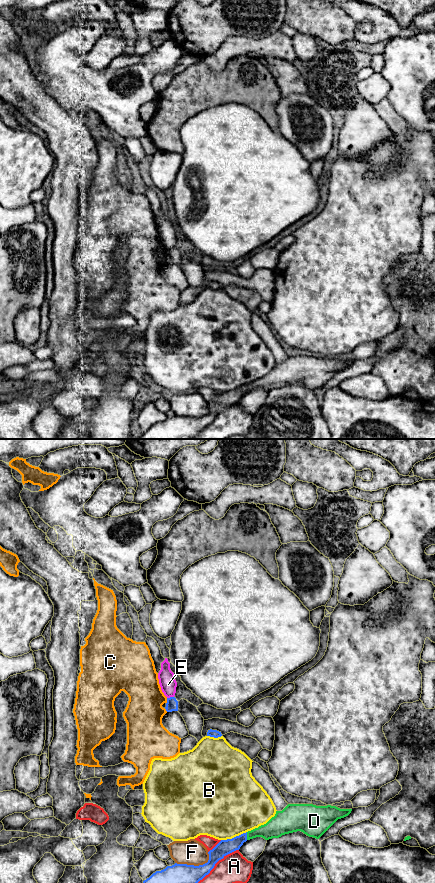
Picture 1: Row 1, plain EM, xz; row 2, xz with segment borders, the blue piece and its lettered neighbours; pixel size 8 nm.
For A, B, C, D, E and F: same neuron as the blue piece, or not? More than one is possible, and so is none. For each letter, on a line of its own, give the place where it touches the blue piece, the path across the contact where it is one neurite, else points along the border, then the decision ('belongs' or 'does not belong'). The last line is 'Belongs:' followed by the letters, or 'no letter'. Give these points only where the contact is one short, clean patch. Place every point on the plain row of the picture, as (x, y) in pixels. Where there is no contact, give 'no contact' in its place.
A: meets blue in xz at (214, 417); does not belong
B: meets blue in xz at (234, 389); does not belong
C: meets blue in xz at (167, 253); does not belong
D: meets blue in xz at (246, 388); does not belong
E: meets blue in xz at (170, 249); border along xz (173, 248), (167, 250); does not belong
F: meets blue in xz at (193, 417); does not belong
Belongs: no letter

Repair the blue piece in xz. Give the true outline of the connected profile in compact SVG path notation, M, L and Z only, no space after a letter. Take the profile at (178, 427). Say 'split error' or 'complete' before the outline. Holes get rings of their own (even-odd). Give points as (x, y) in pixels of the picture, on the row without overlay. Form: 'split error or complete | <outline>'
complete | M247 384L232 391L221 392L208 404L209 412L199 418L177 416L156 423L143 433L140 439L194 439L214 420L215 416L226 407L239 402L247 393Z

